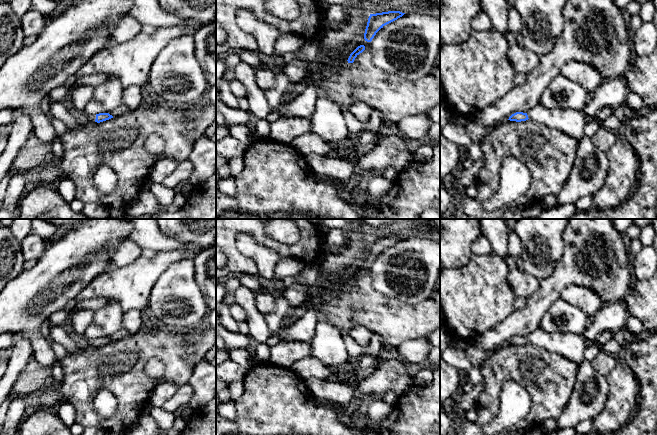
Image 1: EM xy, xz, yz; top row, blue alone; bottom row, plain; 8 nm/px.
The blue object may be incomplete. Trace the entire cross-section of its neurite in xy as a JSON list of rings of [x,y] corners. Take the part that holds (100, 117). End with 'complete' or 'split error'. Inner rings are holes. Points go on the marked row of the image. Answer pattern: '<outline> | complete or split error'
[[[99,113],[99,114],[89,115],[88,116],[88,121],[89,122],[97,122],[97,123],[100,123],[100,122],[109,120],[111,118],[113,118],[113,116],[110,115],[109,113]]] | split error

